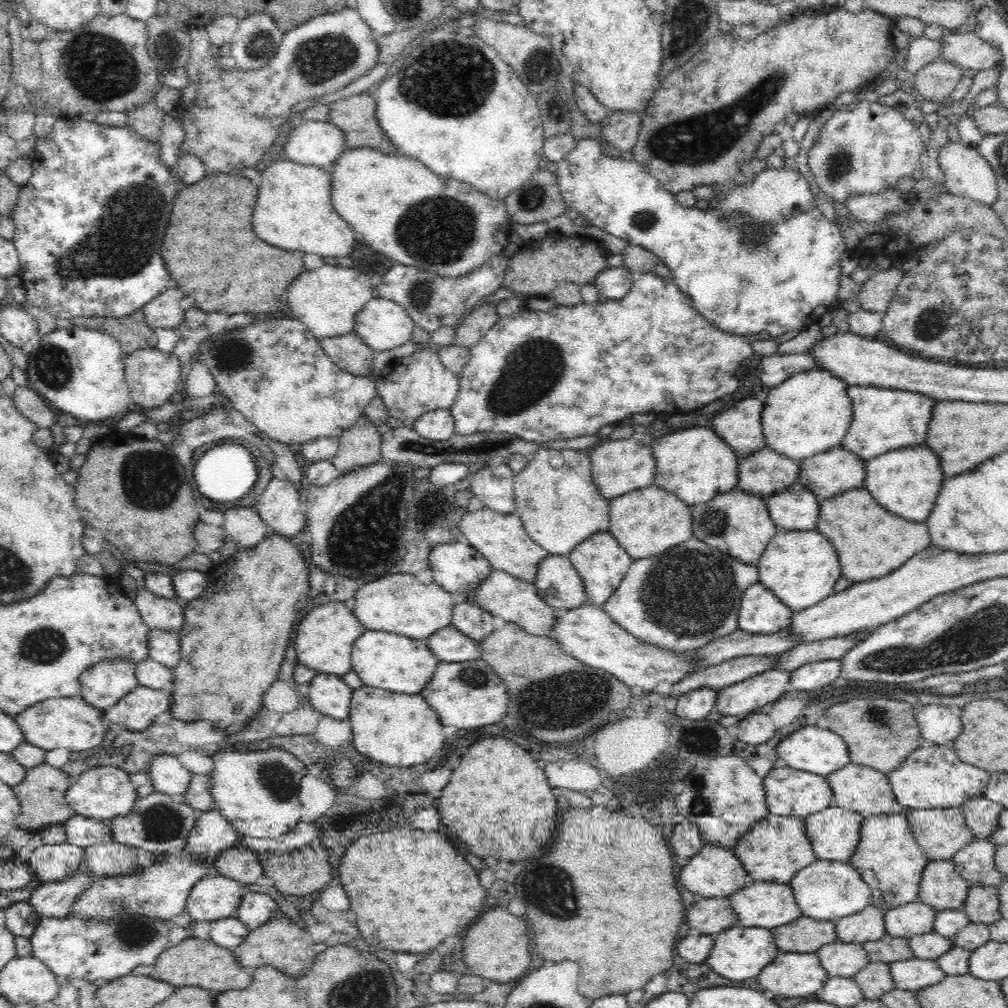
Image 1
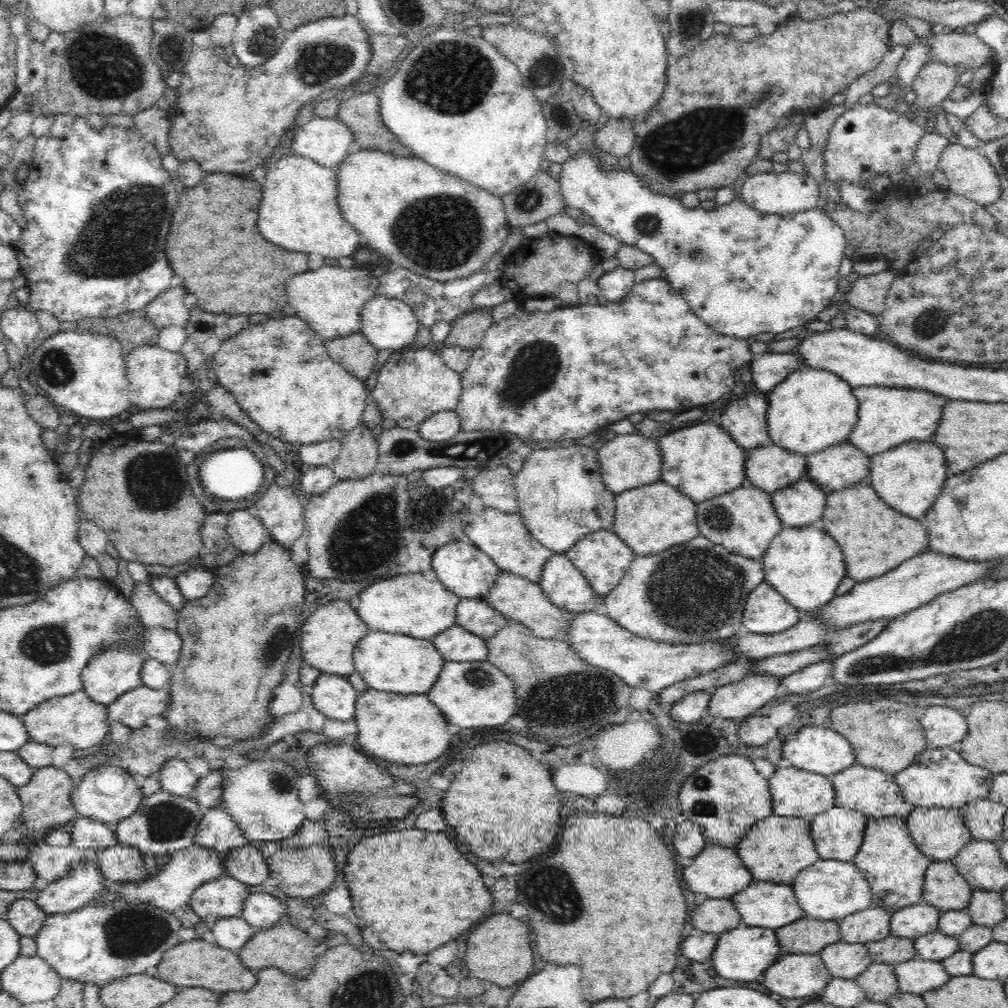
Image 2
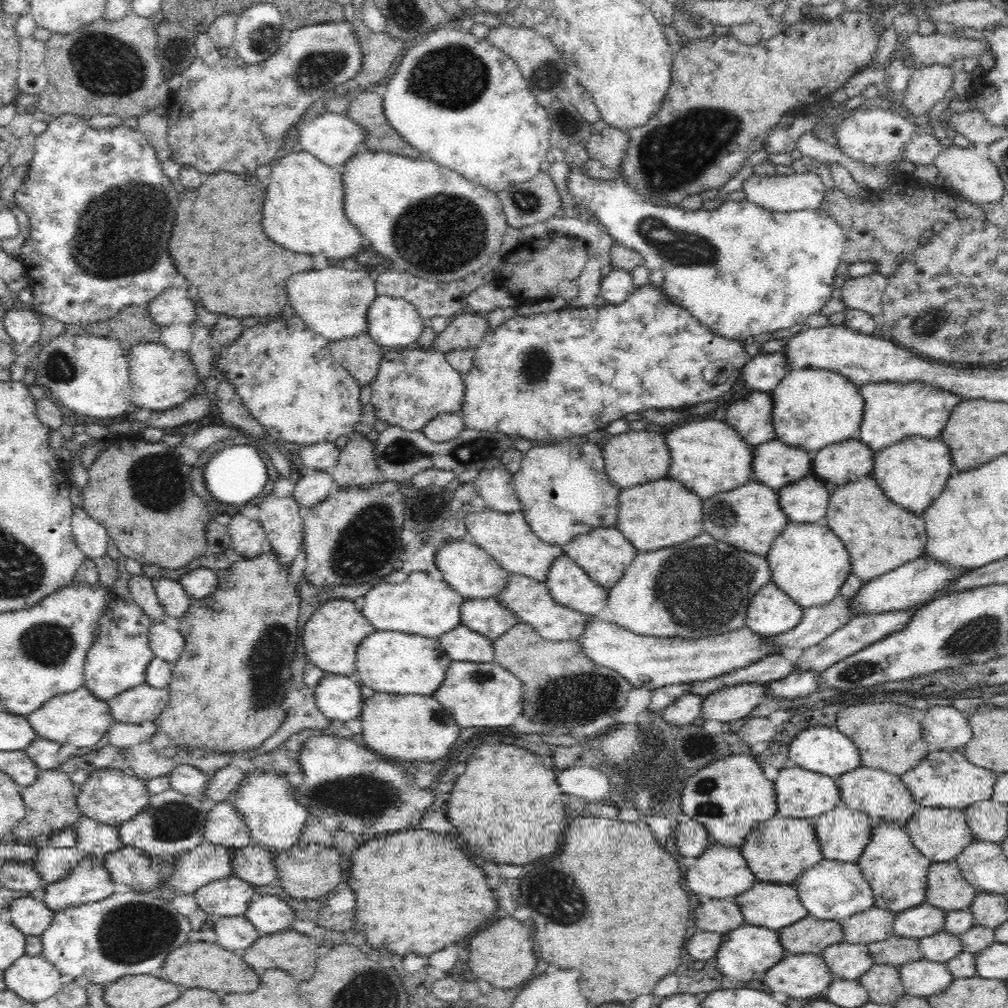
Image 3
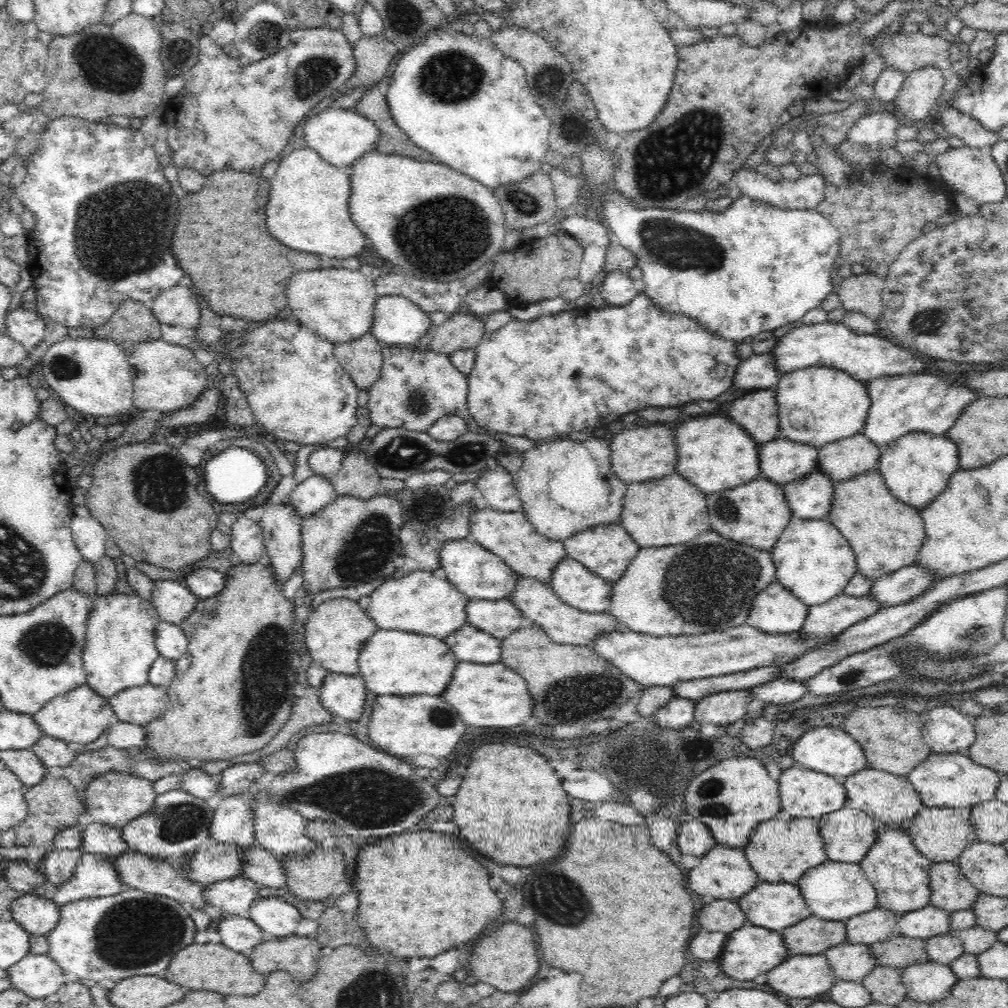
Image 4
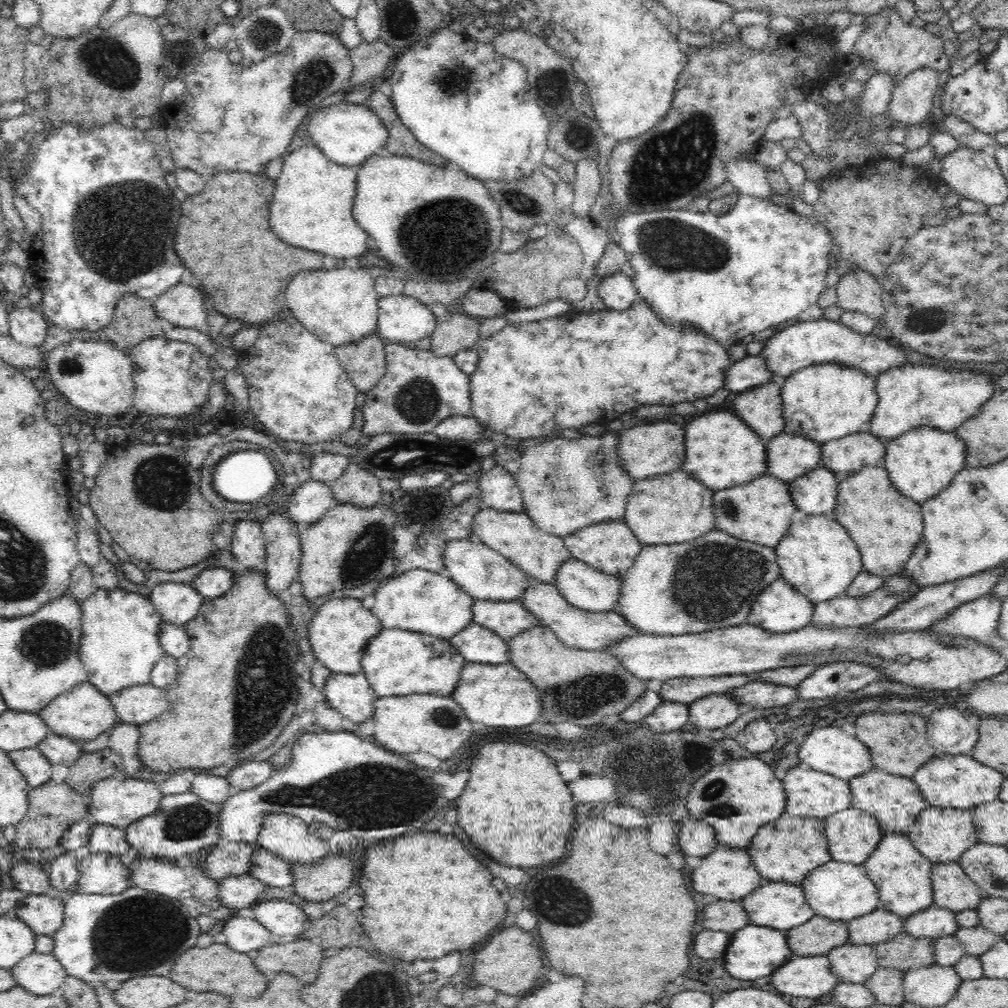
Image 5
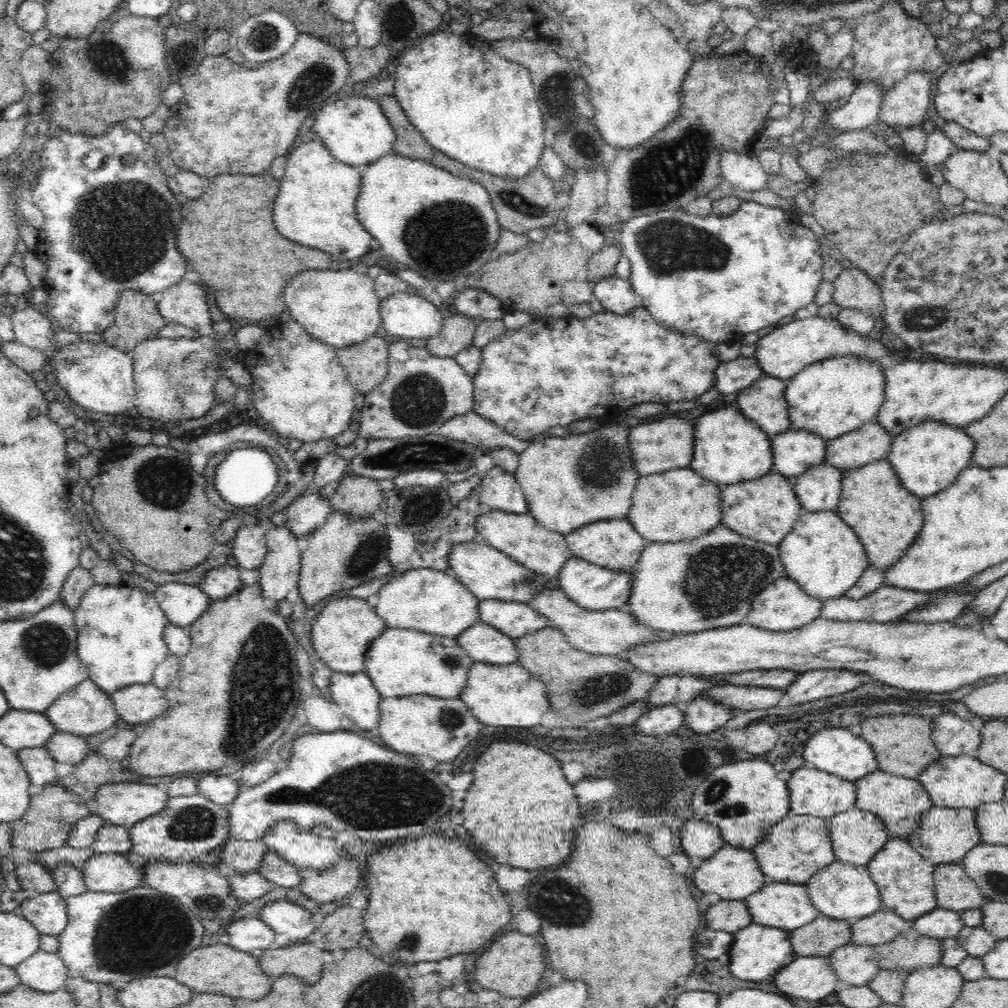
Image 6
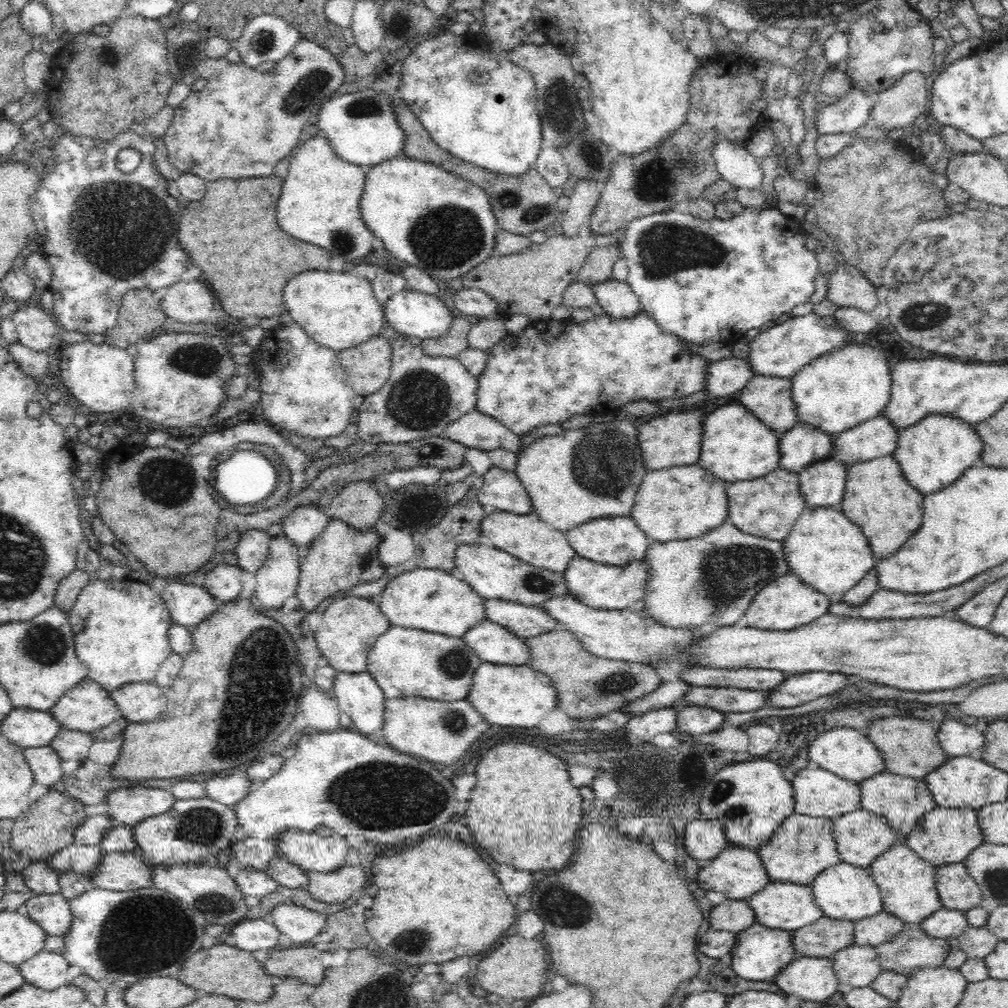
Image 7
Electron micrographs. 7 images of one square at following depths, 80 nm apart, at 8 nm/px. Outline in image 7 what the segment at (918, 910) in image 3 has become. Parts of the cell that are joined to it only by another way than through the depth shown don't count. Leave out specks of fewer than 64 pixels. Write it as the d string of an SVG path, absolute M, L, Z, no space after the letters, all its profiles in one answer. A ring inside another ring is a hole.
M940 908L918 924L931 938L956 941L969 927L965 911Z

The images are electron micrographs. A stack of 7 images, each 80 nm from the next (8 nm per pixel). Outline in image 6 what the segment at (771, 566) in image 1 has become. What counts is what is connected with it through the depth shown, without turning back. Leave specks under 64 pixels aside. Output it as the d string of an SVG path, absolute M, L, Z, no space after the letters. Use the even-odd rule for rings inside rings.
M802 509L792 530L780 541L778 547L780 560L787 576L795 580L804 592L822 601L844 595L856 584L864 570L869 567L868 558L866 558L867 552L864 552L863 544L860 544L858 535L840 518L836 510L808 512Z

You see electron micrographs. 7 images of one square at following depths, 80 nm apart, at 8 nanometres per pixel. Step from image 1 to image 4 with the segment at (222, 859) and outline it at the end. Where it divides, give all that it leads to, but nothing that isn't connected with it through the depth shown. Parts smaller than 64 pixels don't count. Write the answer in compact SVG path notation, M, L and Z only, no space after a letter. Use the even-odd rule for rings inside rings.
M254 844L244 848L241 876L260 886L286 887L287 878L281 862L266 848Z

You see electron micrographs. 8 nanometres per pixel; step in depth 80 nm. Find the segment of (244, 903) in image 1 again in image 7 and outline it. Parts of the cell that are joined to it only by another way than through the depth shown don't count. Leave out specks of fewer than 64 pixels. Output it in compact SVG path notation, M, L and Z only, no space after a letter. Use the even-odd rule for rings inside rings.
M280 904L268 913L267 919L280 931L278 945L289 949L292 943L310 942L326 926L326 914L306 910L301 904Z

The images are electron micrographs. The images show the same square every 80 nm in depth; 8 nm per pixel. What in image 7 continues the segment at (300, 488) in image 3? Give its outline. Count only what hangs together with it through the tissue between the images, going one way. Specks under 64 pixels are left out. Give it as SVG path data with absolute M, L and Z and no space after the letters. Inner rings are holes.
M312 504L298 506L282 519L283 531L301 552L307 550L314 538L320 536L329 519L323 507Z

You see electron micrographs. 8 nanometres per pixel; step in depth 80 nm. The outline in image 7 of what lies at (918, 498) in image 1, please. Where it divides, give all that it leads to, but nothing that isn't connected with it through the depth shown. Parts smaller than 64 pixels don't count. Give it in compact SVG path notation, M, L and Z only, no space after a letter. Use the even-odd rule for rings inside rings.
M930 414L912 426L901 430L897 440L896 450L893 457L898 461L905 479L912 488L924 495L932 494L950 486L960 475L968 468L981 462L981 452L983 442L976 434L973 425L968 422L962 422L959 418L946 416L945 414Z

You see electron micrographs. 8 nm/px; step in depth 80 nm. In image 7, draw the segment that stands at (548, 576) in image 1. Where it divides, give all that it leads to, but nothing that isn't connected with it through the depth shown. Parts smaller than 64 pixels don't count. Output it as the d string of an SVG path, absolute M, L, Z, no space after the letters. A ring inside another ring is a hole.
M576 554L562 575L569 594L578 602L590 608L623 611L624 609L639 608L643 604L641 600L645 595L645 580L649 575L649 568L643 558L636 562L630 562L626 566L612 566L611 564L592 562Z

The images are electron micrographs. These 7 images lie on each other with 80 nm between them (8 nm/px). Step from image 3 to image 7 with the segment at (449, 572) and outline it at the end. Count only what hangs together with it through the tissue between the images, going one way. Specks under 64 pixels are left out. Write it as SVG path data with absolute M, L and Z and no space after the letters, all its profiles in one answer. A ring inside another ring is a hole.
M461 544L454 558L459 577L484 599L502 599L536 607L553 596L570 595L562 574L536 568L496 547Z

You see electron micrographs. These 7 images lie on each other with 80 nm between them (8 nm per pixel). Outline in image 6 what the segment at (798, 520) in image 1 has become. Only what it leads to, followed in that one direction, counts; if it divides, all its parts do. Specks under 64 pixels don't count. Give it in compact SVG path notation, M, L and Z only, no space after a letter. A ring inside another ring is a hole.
M832 465L810 467L793 478L801 507L808 512L835 511L840 500L844 471Z

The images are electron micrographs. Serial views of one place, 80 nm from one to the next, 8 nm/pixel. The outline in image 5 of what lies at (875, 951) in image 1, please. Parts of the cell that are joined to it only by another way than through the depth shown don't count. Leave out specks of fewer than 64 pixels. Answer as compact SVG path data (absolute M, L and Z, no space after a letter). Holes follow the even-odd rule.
M908 932L897 934L890 941L873 945L878 956L879 967L908 970L910 966L928 966L932 964L933 940L916 937Z

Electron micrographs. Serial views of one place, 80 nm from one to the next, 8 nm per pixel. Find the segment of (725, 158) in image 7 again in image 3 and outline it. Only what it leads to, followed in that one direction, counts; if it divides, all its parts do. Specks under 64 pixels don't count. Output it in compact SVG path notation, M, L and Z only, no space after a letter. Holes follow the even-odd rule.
M755 172L750 178L744 181L743 191L746 193L746 199L760 208L775 212L795 212L807 209L819 209L823 198L827 192L825 182L821 180L823 174L794 172L792 175L763 176Z

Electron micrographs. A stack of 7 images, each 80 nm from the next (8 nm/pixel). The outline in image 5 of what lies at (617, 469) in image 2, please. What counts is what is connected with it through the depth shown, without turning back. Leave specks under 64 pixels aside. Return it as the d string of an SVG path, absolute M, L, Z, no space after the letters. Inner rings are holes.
M660 422L650 426L634 426L618 437L617 456L620 459L620 467L633 480L644 480L679 470L686 460L684 430L678 424Z

